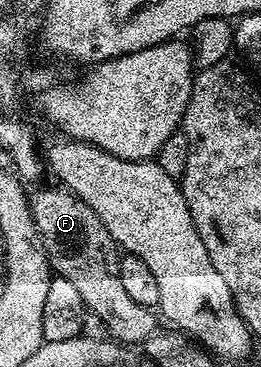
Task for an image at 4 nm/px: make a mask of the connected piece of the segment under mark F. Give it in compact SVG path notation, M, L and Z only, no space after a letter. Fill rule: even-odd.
M46 186L43 190L29 195L32 220L36 224L39 236L42 237L42 247L46 249L46 258L50 262L51 271L59 278L66 278L78 289L80 300L84 300L87 311L100 316L100 320L106 326L107 335L113 341L119 344L146 343L159 329L159 315L151 307L136 304L136 300L132 300L128 296L128 292L124 292L124 284L120 284L118 275L120 258L117 253L110 254L110 250L115 249L114 241L108 228L104 228L104 224L100 224L100 216L96 216L96 212L92 212L92 208L88 208L88 204L84 204L84 200L80 200L69 190L54 186Z

